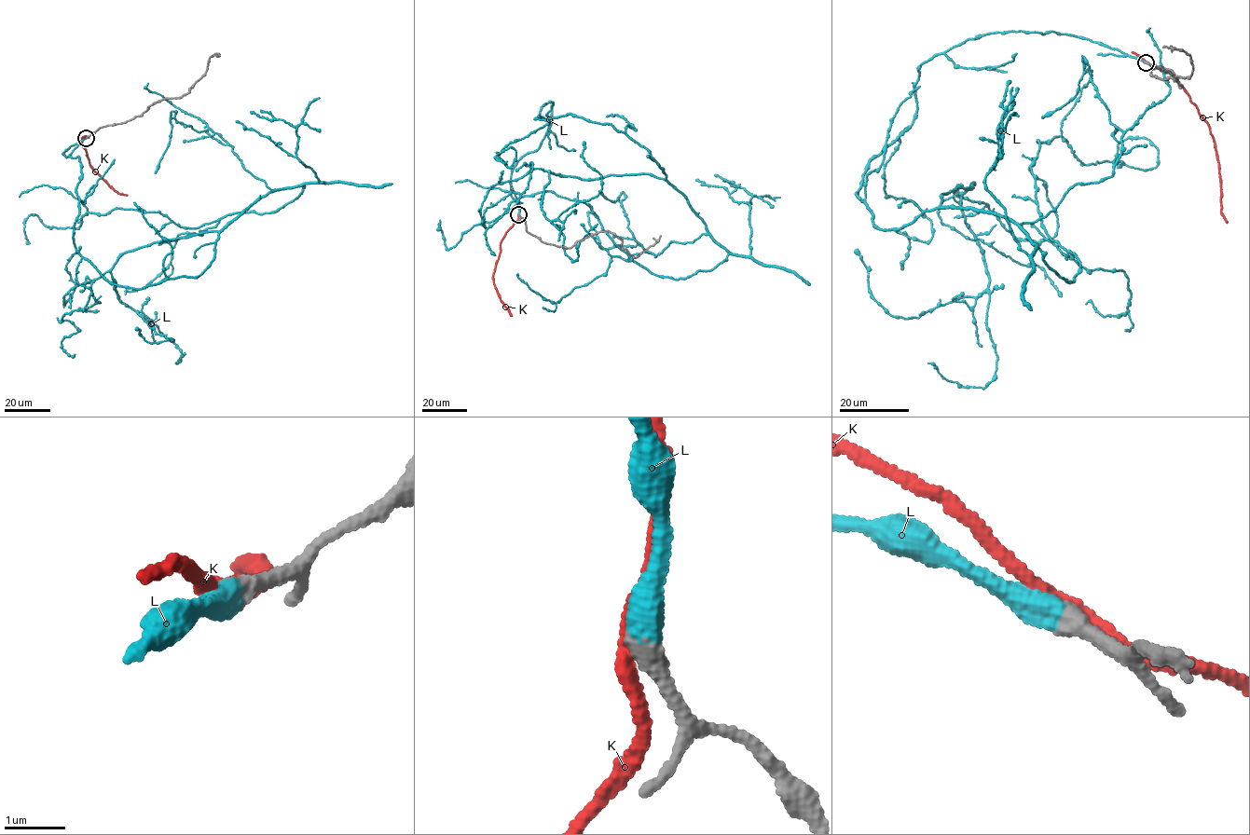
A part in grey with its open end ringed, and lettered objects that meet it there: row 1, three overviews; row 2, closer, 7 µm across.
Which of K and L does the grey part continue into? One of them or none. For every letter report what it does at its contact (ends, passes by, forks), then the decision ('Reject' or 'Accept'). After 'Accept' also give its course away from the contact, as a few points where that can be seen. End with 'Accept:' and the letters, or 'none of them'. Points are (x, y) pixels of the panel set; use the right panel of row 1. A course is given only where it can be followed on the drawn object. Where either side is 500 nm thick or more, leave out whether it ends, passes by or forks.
K: It passes by. Reject
L: It ends there. Accept. Its course: (1146, 62), (968, 38), (855, 195), (998, 214), (1074, 281), (1037, 139), (1158, 151), (1120, 168)
Accept: L

